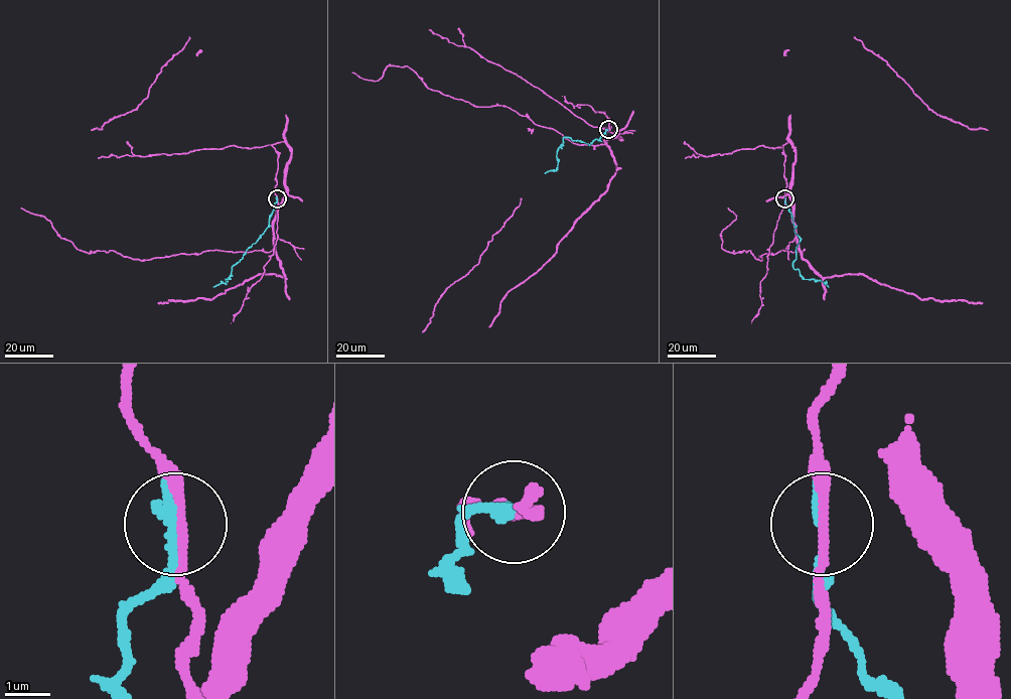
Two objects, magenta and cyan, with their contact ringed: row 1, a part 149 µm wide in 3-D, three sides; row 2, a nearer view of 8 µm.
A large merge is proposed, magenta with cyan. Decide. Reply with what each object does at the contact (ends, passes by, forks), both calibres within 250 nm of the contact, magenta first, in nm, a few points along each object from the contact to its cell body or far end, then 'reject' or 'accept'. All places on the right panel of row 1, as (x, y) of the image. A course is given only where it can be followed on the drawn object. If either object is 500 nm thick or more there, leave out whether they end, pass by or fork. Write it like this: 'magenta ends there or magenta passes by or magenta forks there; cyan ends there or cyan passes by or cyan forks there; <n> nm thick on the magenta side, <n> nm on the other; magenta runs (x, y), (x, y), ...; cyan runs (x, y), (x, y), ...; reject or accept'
magenta passes by; cyan ends there; 220 nm thick on the magenta side, 220 nm on the other; magenta runs (784, 198), (788, 141), (800, 252), (761, 260), (725, 251), (721, 234), (736, 216), (728, 207); cyan runs (784, 198), (795, 232), (801, 240), (792, 267), (804, 279), (821, 280), (829, 287); reject

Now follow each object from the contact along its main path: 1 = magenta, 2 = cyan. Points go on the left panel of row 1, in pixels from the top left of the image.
1: (277, 198), (272, 145), (284, 141), (291, 160), (269, 252), (210, 250), (143, 260), (90, 253), (21, 207)
2: (277, 198), (269, 226), (232, 267), (225, 282), (213, 287)

